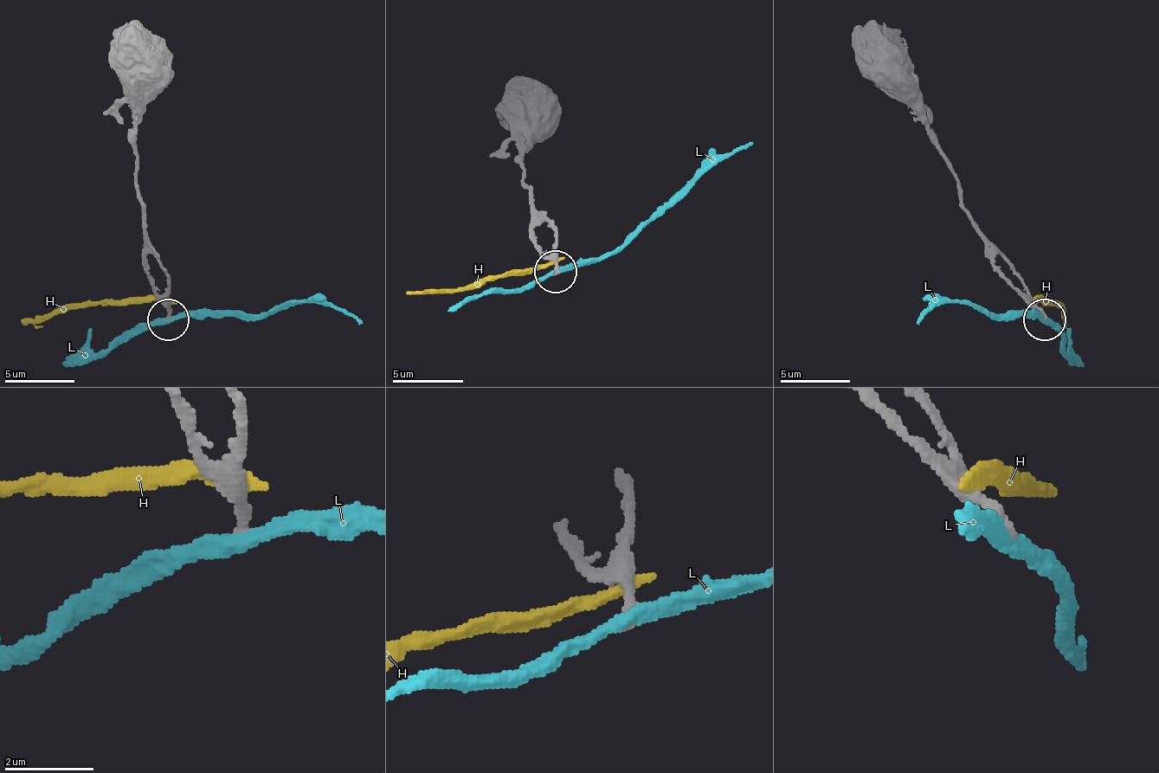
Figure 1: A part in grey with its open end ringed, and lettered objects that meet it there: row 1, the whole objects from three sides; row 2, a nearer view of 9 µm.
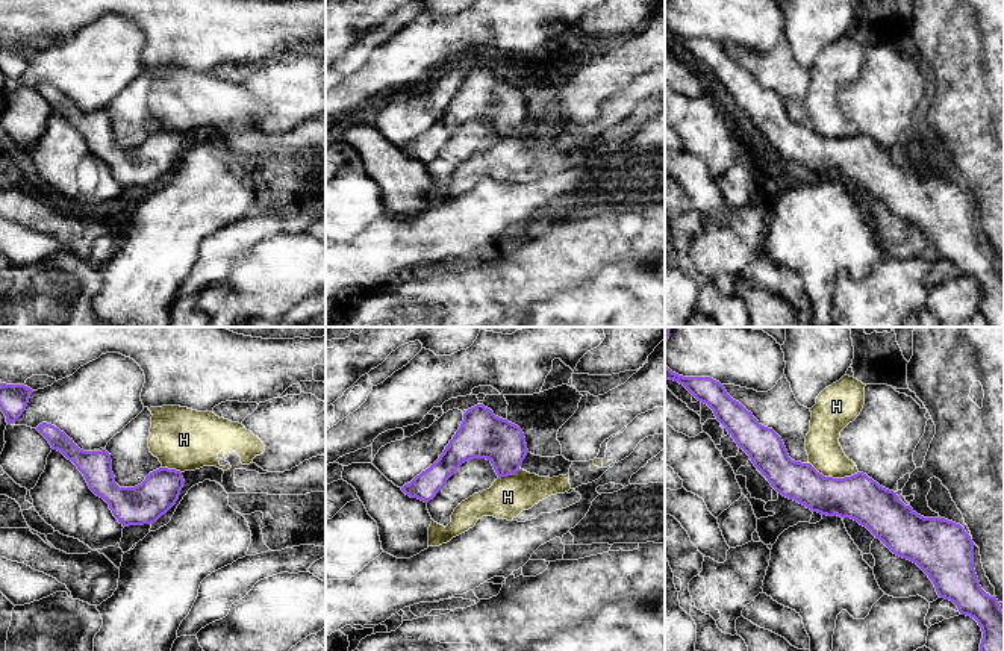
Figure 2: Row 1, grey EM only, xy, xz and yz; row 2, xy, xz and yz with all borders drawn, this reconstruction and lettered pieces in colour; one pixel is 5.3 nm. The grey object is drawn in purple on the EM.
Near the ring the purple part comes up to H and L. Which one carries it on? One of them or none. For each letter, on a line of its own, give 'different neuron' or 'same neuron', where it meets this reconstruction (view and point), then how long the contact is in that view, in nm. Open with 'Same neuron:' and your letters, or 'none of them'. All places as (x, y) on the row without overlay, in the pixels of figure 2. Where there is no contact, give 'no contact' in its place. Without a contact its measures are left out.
Same neuron: none of them
H: different neuron; contact yz (832, 138); length 280 nm
L: different neuron; contact yz (986, 320); length 100 nm

